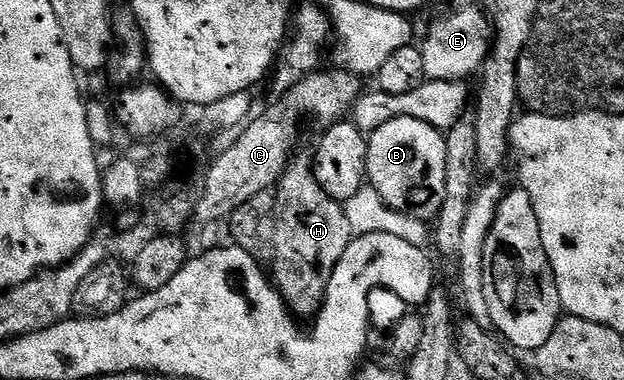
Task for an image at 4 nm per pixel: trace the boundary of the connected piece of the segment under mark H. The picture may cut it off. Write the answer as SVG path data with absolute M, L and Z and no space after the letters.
M294 154L280 179L277 180L275 194L277 196L277 232L271 264L271 279L284 299L286 307L293 312L294 316L313 317L320 311L325 301L327 285L335 273L335 265L339 265L343 253L347 253L347 245L355 236L345 216L344 206L331 198L314 177L312 154Z

